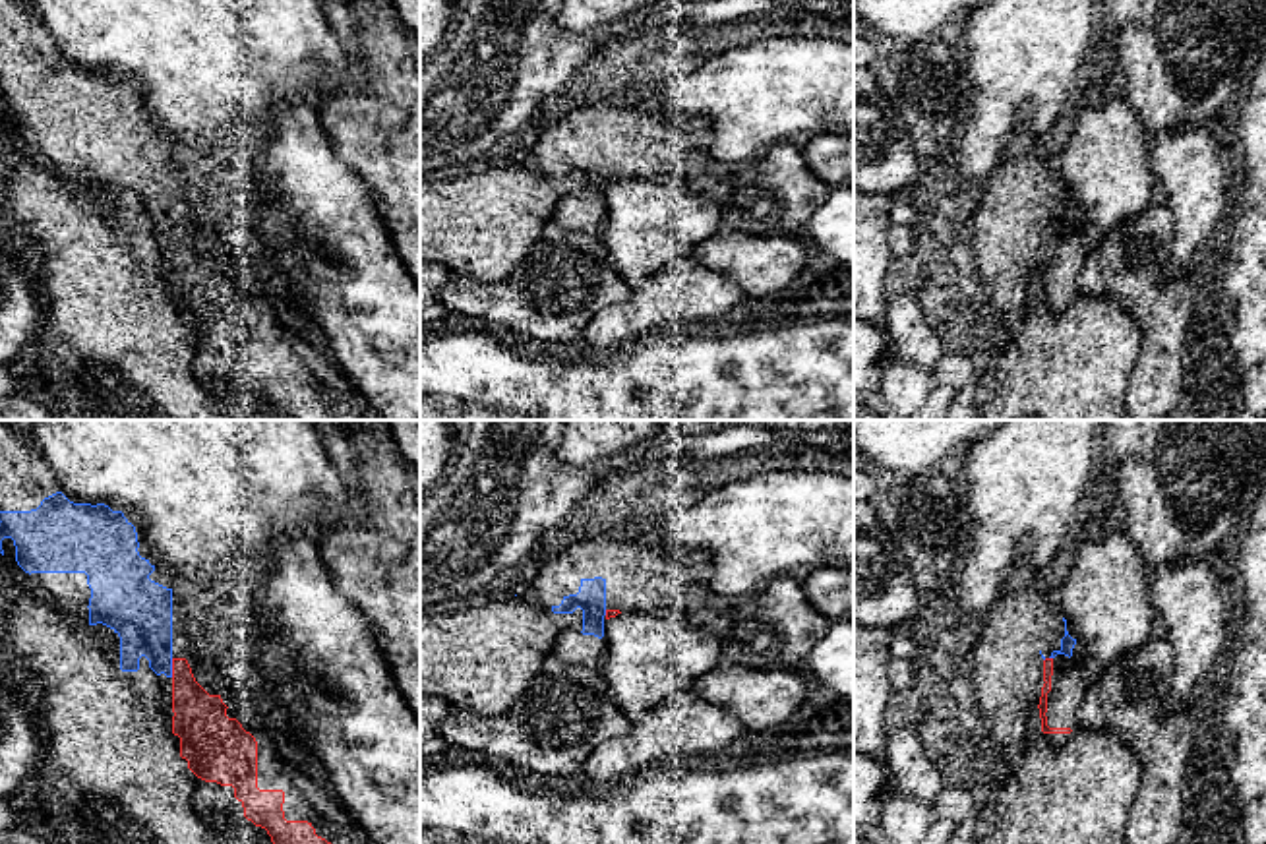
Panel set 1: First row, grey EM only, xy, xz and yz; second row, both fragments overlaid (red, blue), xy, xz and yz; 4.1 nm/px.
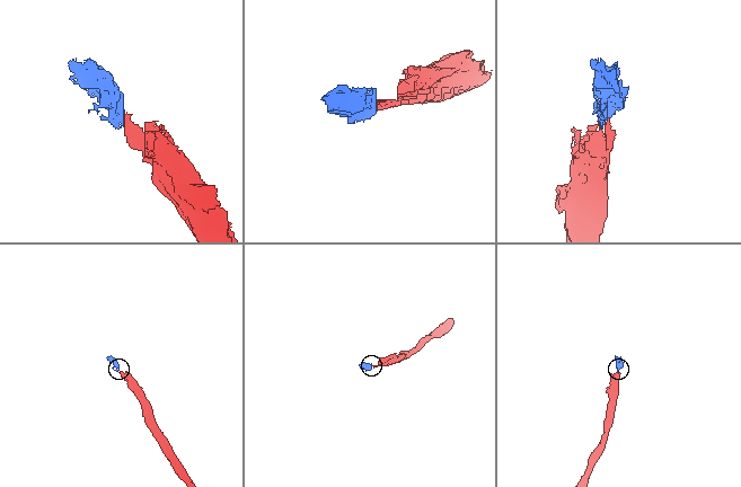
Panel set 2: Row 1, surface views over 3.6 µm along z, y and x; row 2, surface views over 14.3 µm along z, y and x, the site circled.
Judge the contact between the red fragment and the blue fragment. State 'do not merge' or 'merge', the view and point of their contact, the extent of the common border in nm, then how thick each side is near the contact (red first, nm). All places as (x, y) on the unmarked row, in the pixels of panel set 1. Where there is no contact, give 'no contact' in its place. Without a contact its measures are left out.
merge | xy (173, 235) | 80 nm | 220/240 nm

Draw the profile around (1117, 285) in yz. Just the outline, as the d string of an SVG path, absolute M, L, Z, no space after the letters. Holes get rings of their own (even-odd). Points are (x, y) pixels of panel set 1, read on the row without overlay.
M1105 275L1105 288L1111 296L1117 298L1119 306L1130 314L1136 316L1134 308L1134 285L1125 275Z

